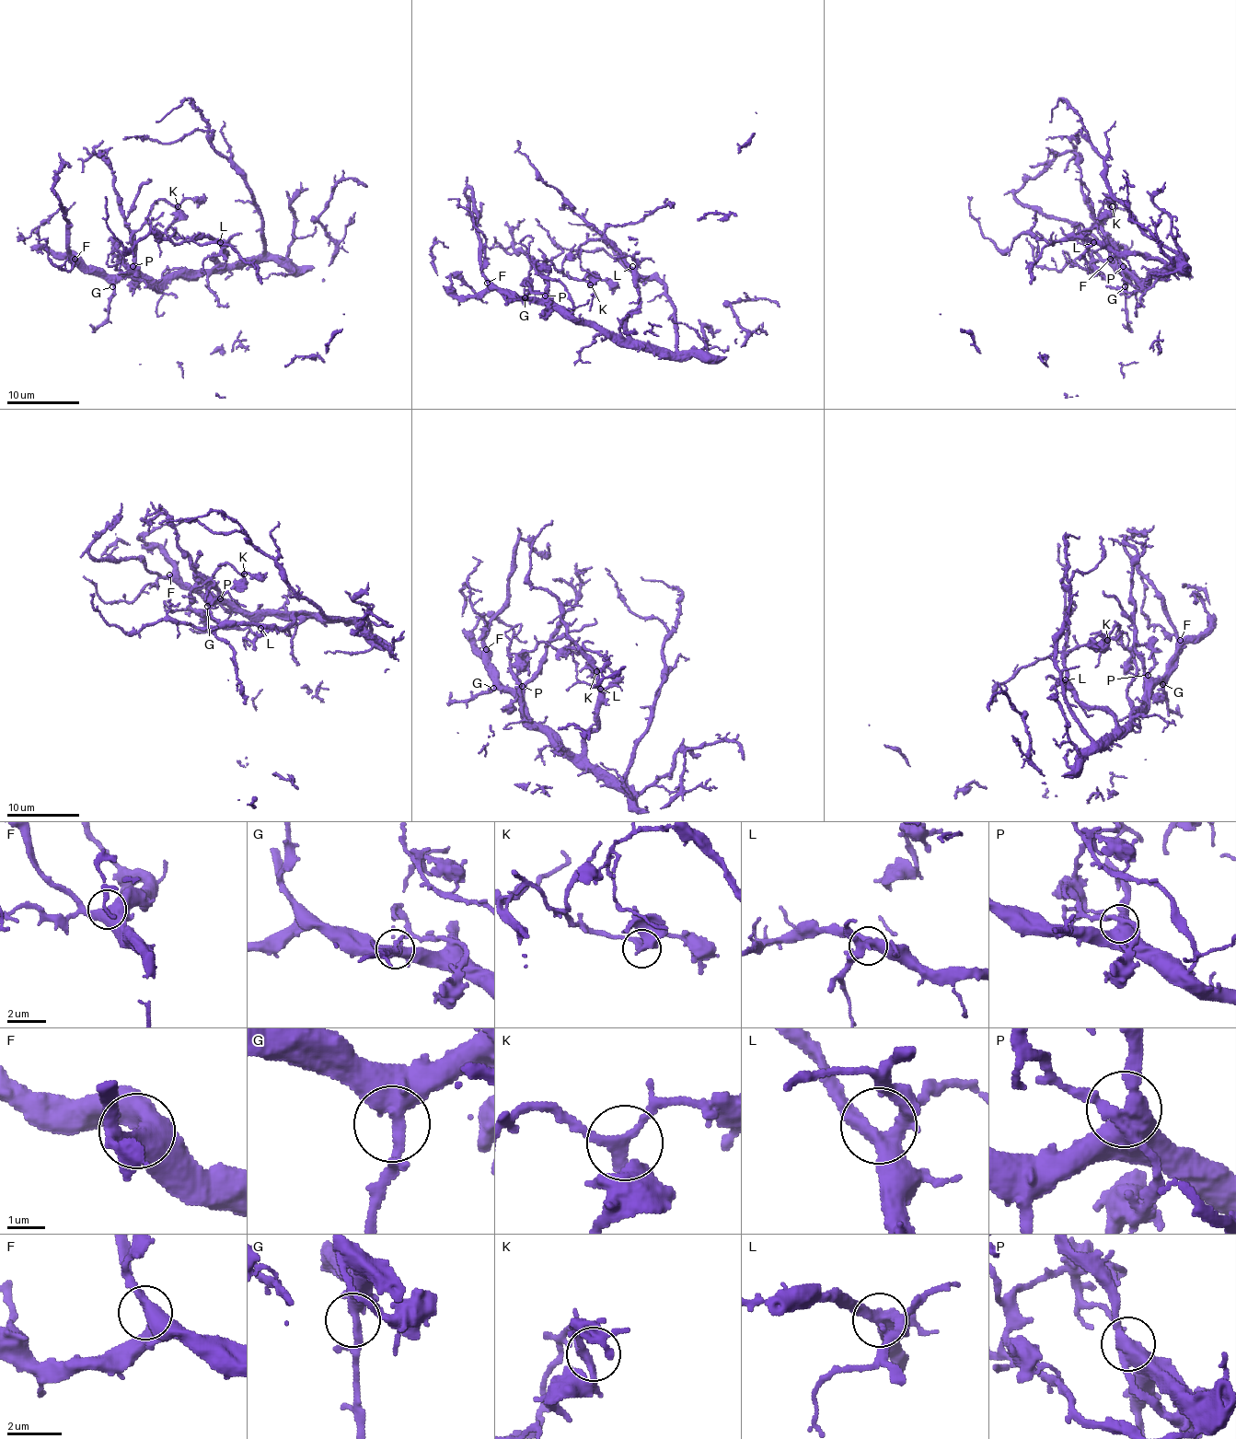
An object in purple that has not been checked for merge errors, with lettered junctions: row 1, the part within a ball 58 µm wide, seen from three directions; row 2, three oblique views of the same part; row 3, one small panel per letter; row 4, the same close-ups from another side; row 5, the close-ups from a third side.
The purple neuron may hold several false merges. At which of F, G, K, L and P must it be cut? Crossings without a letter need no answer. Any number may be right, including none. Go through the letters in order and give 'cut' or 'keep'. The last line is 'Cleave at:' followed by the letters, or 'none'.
F: keep
G: keep
K: keep
L: keep
P: keep
Cleave at: none

